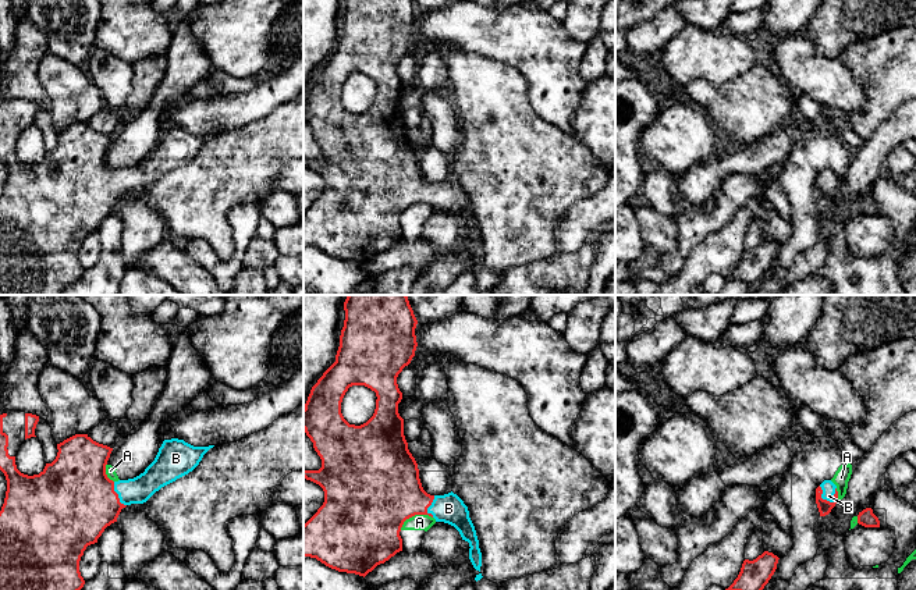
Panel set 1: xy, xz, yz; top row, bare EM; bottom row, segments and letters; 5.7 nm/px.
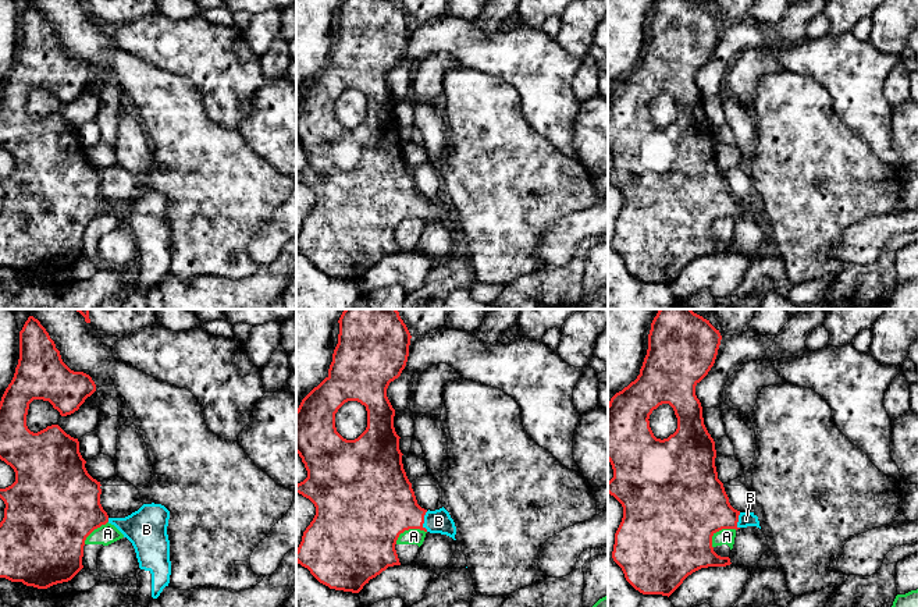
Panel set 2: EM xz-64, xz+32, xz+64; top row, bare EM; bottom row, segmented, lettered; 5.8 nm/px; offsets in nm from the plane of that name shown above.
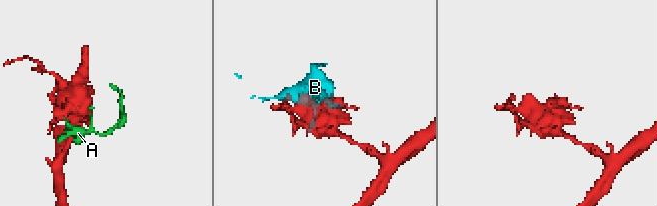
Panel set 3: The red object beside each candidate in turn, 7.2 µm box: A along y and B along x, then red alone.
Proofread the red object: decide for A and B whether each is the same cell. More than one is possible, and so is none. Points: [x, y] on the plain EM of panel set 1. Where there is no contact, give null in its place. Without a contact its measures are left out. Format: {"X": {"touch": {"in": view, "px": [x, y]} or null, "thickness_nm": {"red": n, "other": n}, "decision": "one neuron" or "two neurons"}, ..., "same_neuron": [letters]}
{"A": {"touch": {"in": "xz", "px": [414, 203]}, "thickness_nm": {"red": 460, "other": 100}, "decision": "two neurons"}, "B": {"touch": {"in": "yz", "px": [820, 185]}, "thickness_nm": {"red": 80, "other": 80}, "decision": "one neuron"}, "same_neuron": ["B"]}

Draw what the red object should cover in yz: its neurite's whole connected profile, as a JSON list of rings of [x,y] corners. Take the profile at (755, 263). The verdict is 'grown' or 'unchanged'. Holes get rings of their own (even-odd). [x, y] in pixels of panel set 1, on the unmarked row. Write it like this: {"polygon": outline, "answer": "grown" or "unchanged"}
{"polygon": [[[764,239],[753,249],[745,248],[738,266],[725,277],[727,281],[741,280],[753,291],[774,263],[778,248],[777,244],[768,239]]], "answer": "unchanged"}

